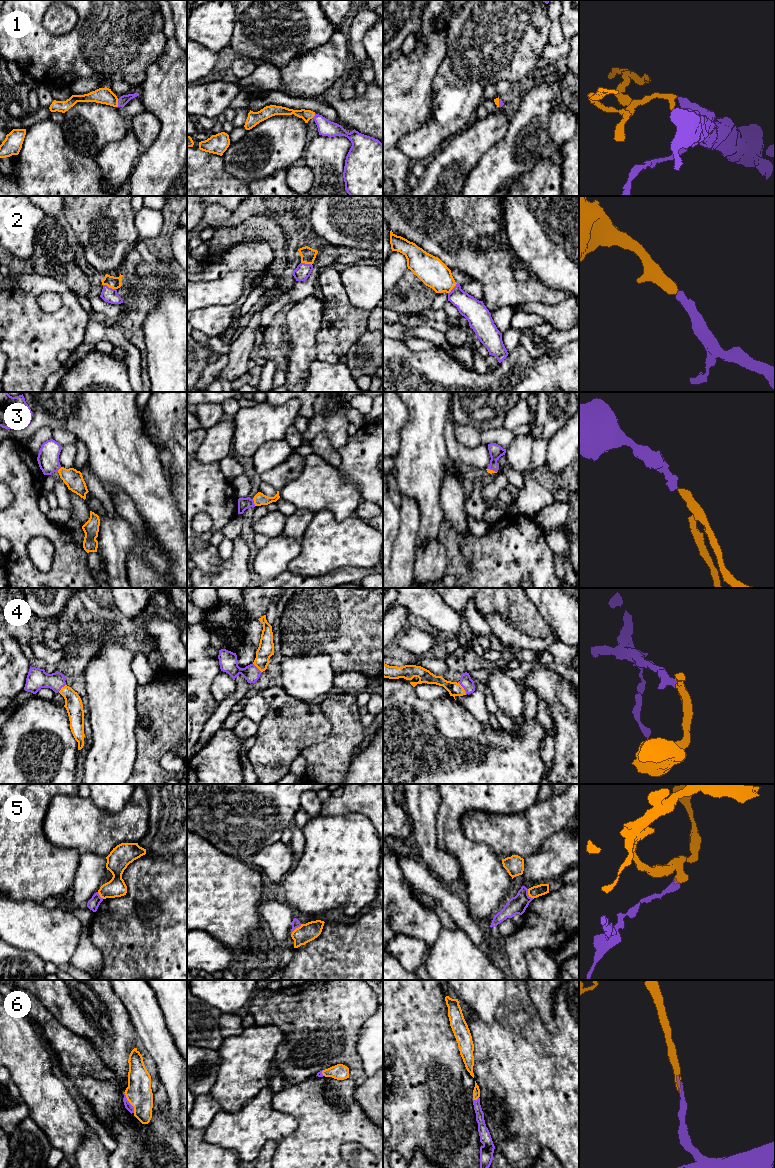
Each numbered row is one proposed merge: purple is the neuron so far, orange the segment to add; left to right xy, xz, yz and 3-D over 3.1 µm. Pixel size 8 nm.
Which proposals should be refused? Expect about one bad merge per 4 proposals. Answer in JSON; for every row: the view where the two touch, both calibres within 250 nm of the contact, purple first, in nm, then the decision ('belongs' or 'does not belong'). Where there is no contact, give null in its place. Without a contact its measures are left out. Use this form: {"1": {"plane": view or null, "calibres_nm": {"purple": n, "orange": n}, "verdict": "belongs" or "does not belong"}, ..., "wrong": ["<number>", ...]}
{"1": {"plane": "xy", "calibres_nm": {"purple": 80, "orange": 130}, "verdict": "belongs"}, "2": {"plane": "xy", "calibres_nm": {"purple": 120, "orange": 100}, "verdict": "belongs"}, "3": {"plane": "xz", "calibres_nm": {"purple": 100, "orange": 100}, "verdict": "belongs"}, "4": {"plane": "yz", "calibres_nm": {"purple": 100, "orange": 110}, "verdict": "belongs"}, "5": {"plane": "xz", "calibres_nm": {"purple": 70, "orange": 150}, "verdict": "does not belong"}, "6": {"plane": "xy", "calibres_nm": {"purple": 60, "orange": 200}, "verdict": "belongs"}, "wrong": ["5"]}

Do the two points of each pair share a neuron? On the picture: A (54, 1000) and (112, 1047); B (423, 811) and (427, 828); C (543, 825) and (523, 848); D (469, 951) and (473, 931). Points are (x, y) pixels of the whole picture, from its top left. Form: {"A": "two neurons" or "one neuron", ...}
{"A": "one neuron", "B": "one neuron", "C": "one neuron", "D": "two neurons"}

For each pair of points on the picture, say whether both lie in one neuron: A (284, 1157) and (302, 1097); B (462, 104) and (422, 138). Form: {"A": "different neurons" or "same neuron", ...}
{"A": "same neuron", "B": "same neuron"}

